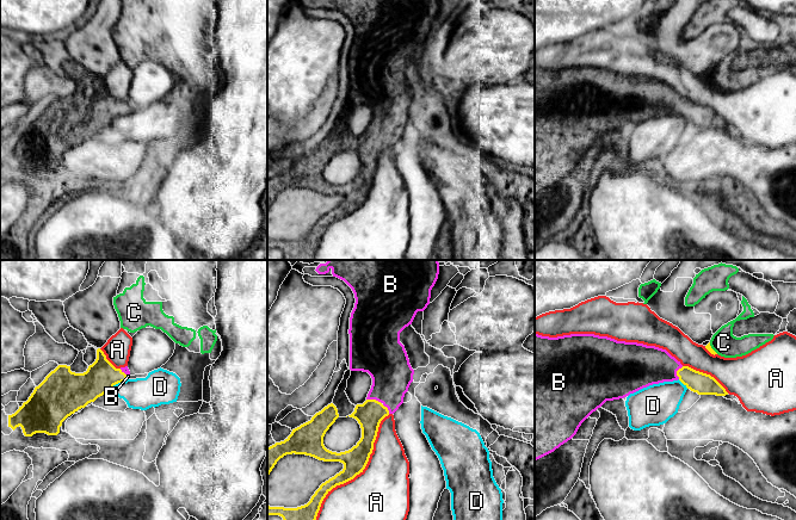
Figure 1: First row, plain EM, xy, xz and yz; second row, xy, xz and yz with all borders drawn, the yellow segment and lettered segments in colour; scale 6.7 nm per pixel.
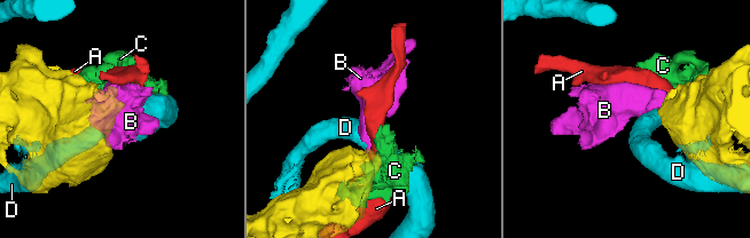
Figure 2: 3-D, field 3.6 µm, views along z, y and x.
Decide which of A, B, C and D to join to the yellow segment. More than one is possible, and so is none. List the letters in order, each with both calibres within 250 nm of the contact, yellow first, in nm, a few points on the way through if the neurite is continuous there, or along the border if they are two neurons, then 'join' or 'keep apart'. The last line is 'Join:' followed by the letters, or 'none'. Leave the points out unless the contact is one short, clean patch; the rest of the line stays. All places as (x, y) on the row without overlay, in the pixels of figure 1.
A: 160/480 nm | keep apart
B: 180/280 nm | across xz (369, 148), (380, 135), (389, 118), (389, 100) | join
C: 40/170 nm | keep apart
D: 200/220 nm | keep apart
Join: B

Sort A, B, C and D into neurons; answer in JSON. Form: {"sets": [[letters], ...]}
{"sets": [["A"], ["B"], ["C"], ["D"]]}

